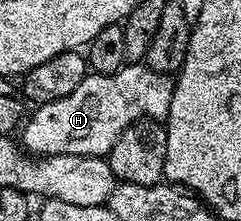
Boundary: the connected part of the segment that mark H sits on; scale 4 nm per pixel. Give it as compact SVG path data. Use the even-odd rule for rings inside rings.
M126 64L116 74L86 73L75 92L63 96L63 100L42 102L33 115L28 115L19 130L20 145L28 153L46 158L60 154L108 156L117 137L131 123L166 118L173 84L170 75L155 72L148 64Z

